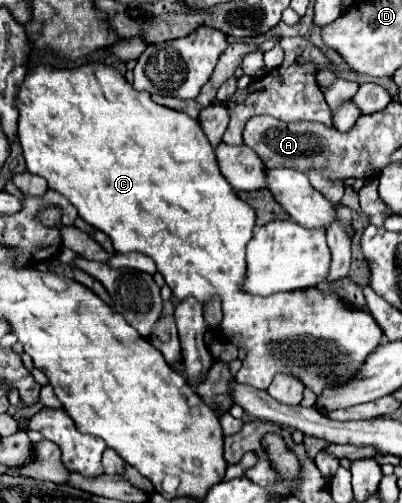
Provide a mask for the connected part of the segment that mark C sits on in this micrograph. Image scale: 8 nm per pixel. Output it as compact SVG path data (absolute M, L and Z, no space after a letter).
M86 64L86 66L74 68L74 70L56 70L56 68L46 68L46 66L34 68L24 78L24 82L20 86L20 92L18 92L18 98L16 98L16 108L20 112L20 116L18 116L18 138L20 138L20 144L22 144L22 150L24 150L24 160L26 160L28 172L46 178L50 188L58 190L62 196L66 196L76 206L78 216L82 220L86 220L94 228L108 234L116 252L122 252L122 254L124 252L142 252L142 254L150 256L154 260L158 272L164 276L166 284L172 288L172 294L178 300L192 296L202 306L206 306L208 300L212 300L214 296L220 298L220 302L222 302L222 322L220 322L220 328L218 328L220 336L224 340L232 342L236 348L246 352L246 356L242 360L242 368L234 376L240 384L248 384L248 386L254 386L258 390L266 390L270 386L272 378L278 372L282 372L282 374L288 374L288 376L304 382L306 388L310 388L316 396L320 396L326 386L338 386L338 384L350 382L350 378L354 378L354 374L358 374L366 356L372 354L372 350L376 350L378 344L382 344L384 332L378 328L372 314L366 308L350 306L346 300L342 300L334 292L322 292L316 286L312 286L310 290L280 292L280 294L272 294L272 296L266 296L266 298L264 296L252 296L252 294L244 292L244 288L242 288L244 278L246 278L246 256L244 256L244 252L246 252L248 240L254 236L256 210L248 202L240 200L236 196L236 192L232 190L232 186L228 184L228 180L220 174L218 164L216 164L216 156L214 156L214 148L210 146L208 138L204 138L204 132L202 132L198 120L192 120L184 112L176 112L176 110L170 110L166 106L152 102L148 92L136 92L124 80L124 76L118 70L114 70L110 66L102 66L102 64Z

